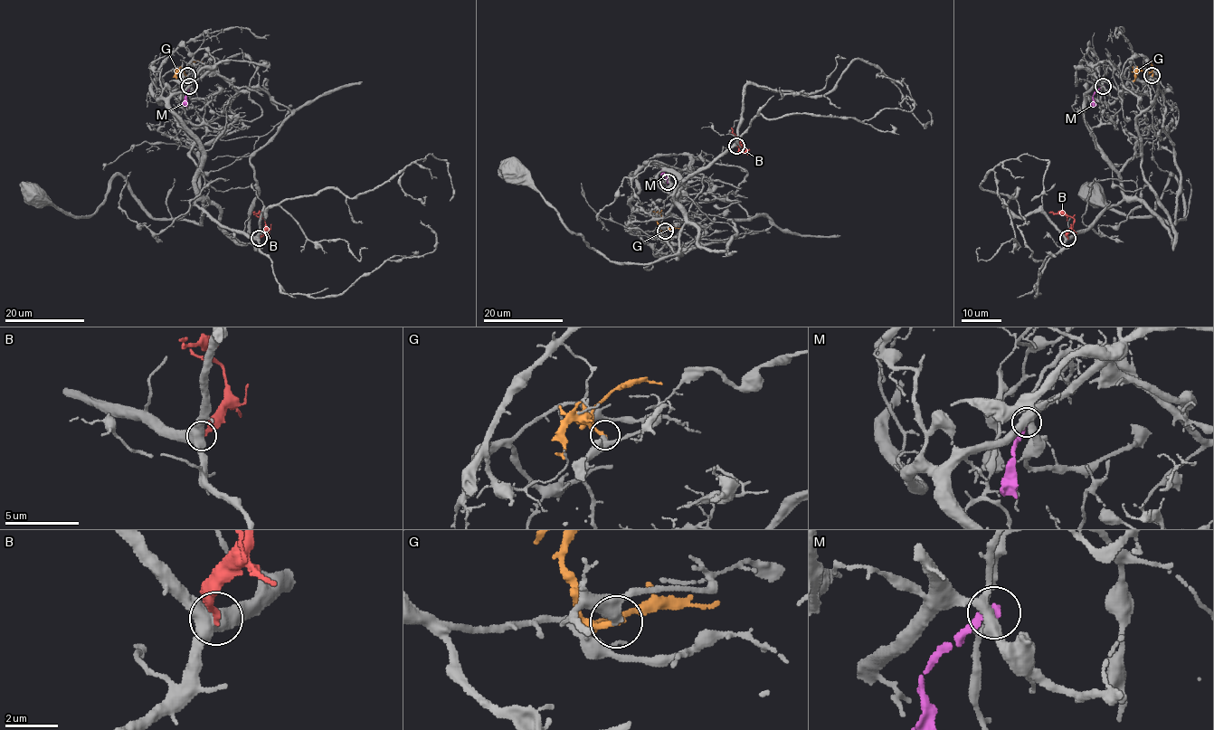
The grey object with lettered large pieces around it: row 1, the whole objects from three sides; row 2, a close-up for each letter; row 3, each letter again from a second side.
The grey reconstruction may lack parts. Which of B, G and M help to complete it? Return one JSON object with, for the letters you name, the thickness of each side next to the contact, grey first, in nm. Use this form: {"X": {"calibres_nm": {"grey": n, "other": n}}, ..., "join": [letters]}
{"join": []}

